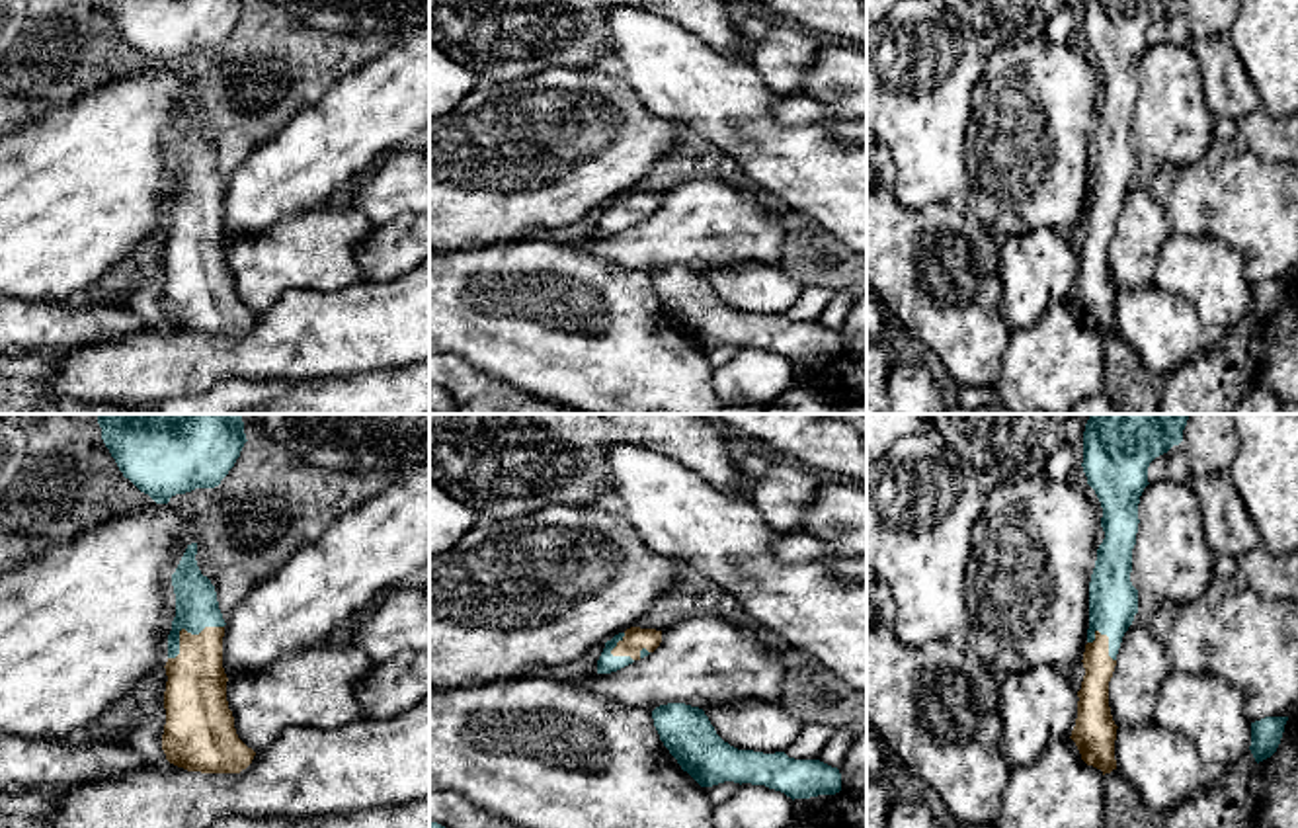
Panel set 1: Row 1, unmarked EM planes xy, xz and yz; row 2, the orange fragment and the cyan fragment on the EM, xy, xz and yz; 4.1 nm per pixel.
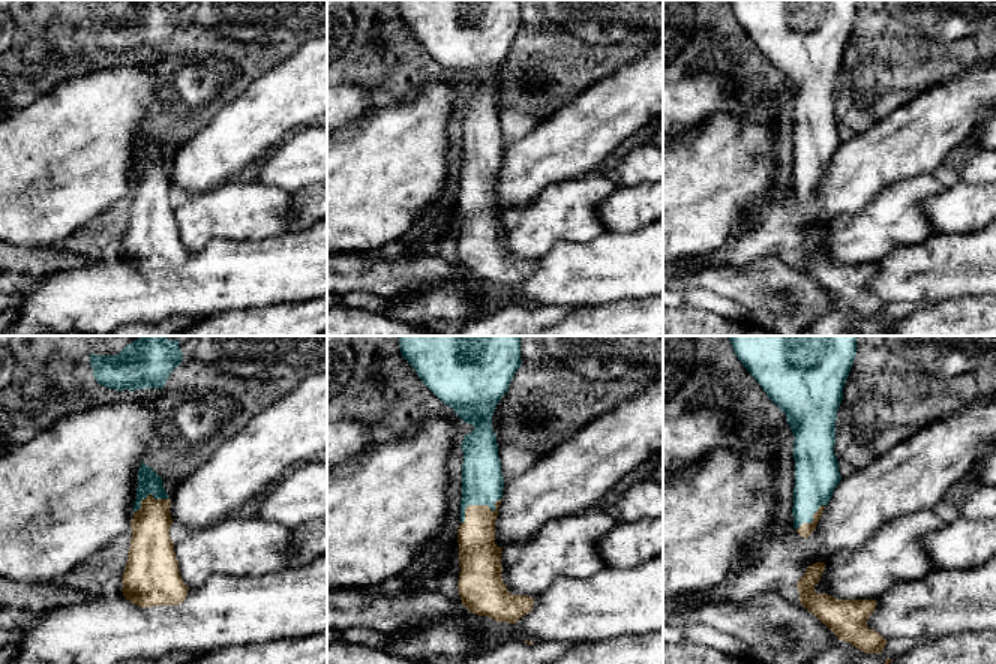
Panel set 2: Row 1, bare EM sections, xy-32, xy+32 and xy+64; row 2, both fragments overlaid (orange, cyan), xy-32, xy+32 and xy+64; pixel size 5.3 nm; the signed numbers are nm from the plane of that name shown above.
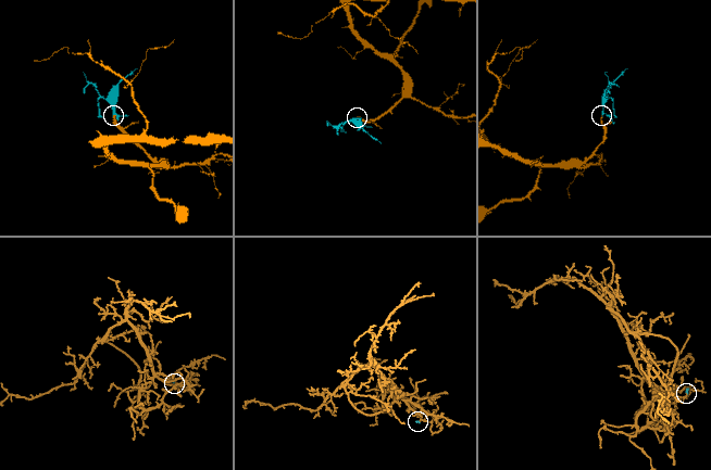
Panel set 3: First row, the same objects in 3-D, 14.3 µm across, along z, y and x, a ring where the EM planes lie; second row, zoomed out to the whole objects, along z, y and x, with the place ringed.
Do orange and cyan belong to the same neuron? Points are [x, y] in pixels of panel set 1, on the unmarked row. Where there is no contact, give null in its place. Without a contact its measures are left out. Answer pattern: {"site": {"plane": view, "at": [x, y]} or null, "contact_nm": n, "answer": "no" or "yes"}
{"site": {"plane": "xy", "at": [186, 194]}, "contact_nm": 280, "answer": "yes"}

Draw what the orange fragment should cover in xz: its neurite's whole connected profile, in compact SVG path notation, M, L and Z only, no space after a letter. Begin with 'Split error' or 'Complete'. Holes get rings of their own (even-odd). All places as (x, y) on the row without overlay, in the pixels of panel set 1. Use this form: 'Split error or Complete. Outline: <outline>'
Split error. Outline: M630 189L605 205L597 223L597 236L611 236L625 230L654 215L660 205L662 193Z

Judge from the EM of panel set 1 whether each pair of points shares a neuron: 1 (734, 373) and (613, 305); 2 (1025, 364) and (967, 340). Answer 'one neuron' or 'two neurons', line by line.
1: two neurons
2: two neurons

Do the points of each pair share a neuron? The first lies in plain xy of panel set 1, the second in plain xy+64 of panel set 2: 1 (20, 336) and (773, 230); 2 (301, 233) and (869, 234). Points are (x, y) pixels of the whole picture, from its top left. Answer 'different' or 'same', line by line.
1: different
2: same

